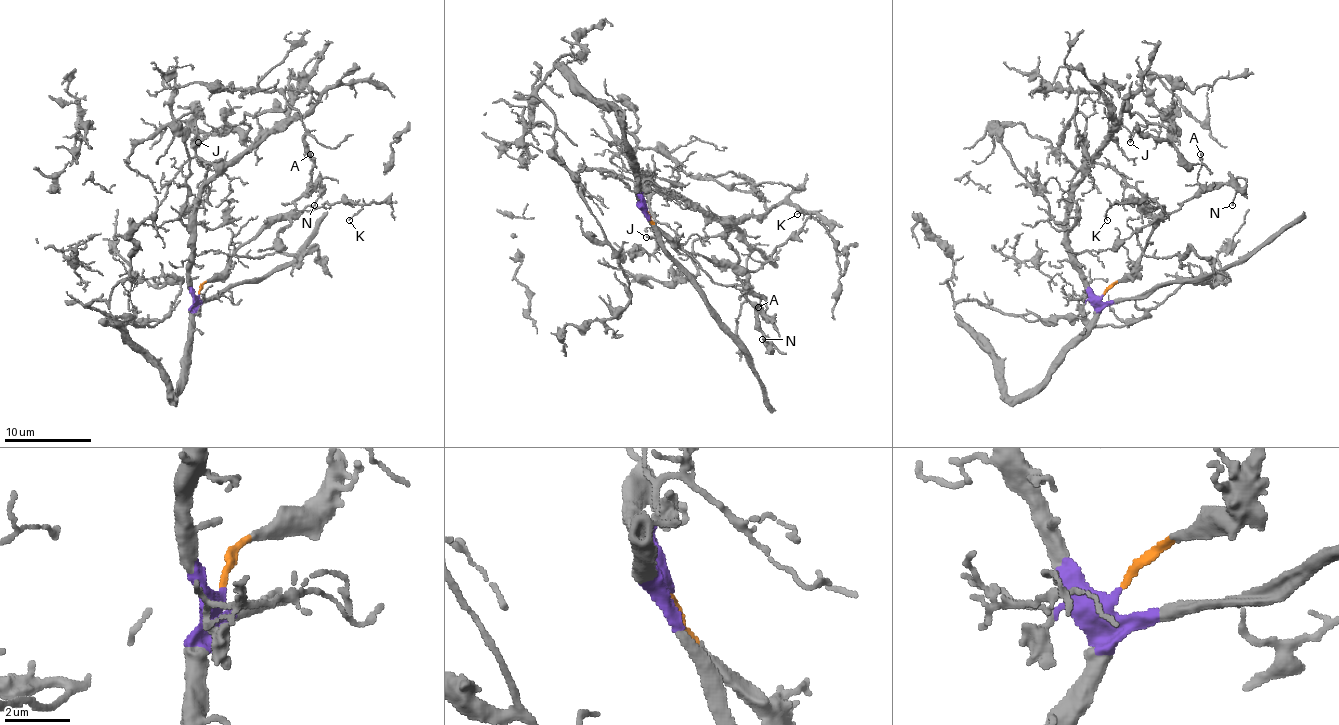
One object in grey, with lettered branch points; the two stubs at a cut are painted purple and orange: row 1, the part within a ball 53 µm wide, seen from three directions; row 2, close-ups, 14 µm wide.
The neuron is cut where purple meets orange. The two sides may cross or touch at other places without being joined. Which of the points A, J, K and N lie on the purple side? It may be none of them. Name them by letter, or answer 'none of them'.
J

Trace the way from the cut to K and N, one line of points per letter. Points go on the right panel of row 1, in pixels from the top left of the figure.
K: (1103, 294), (1121, 281), (1142, 255), (1164, 207), (1114, 203), (1105, 212), (1108, 220)
N: (1103, 294), (1142, 255), (1162, 216), (1175, 212), (1205, 188), (1220, 188), (1225, 184), (1233, 188), (1231, 205)

